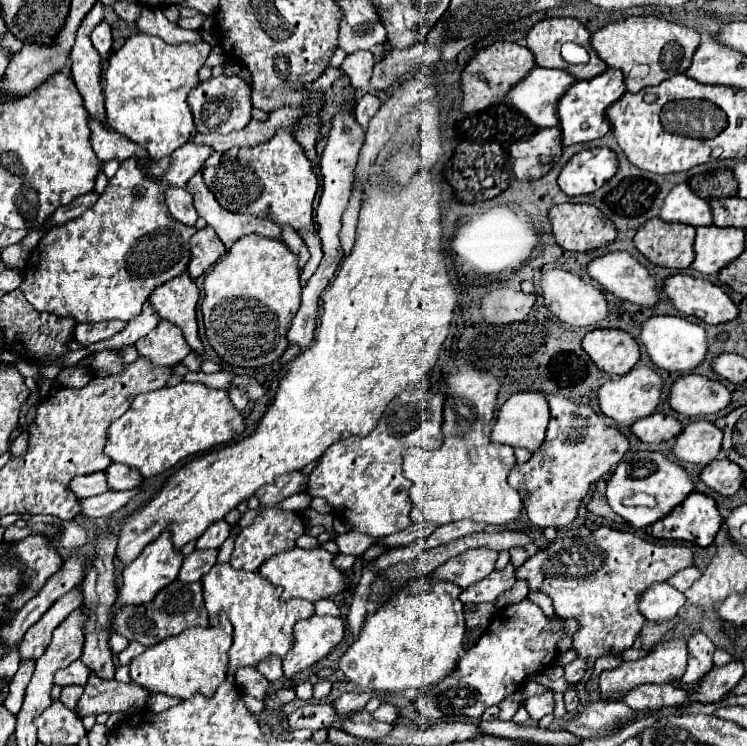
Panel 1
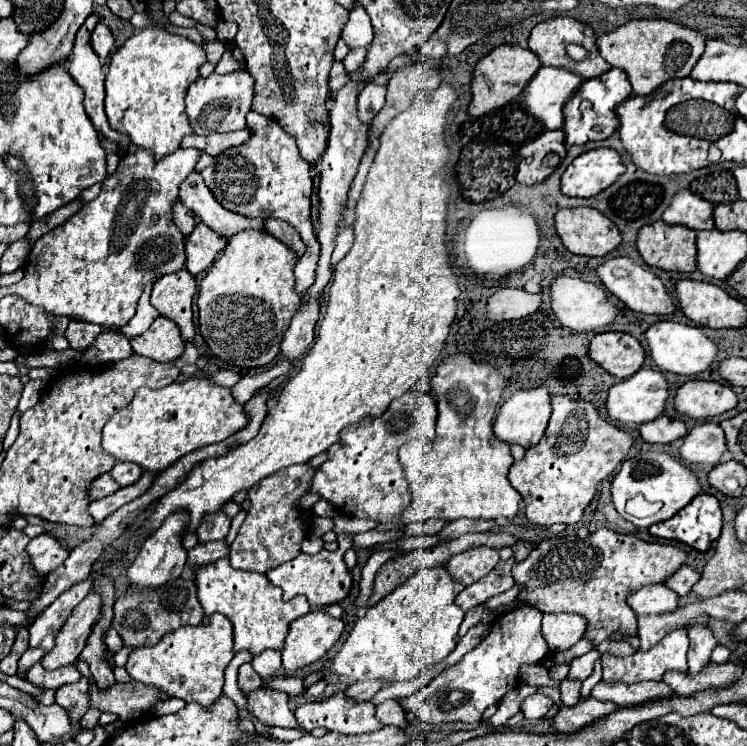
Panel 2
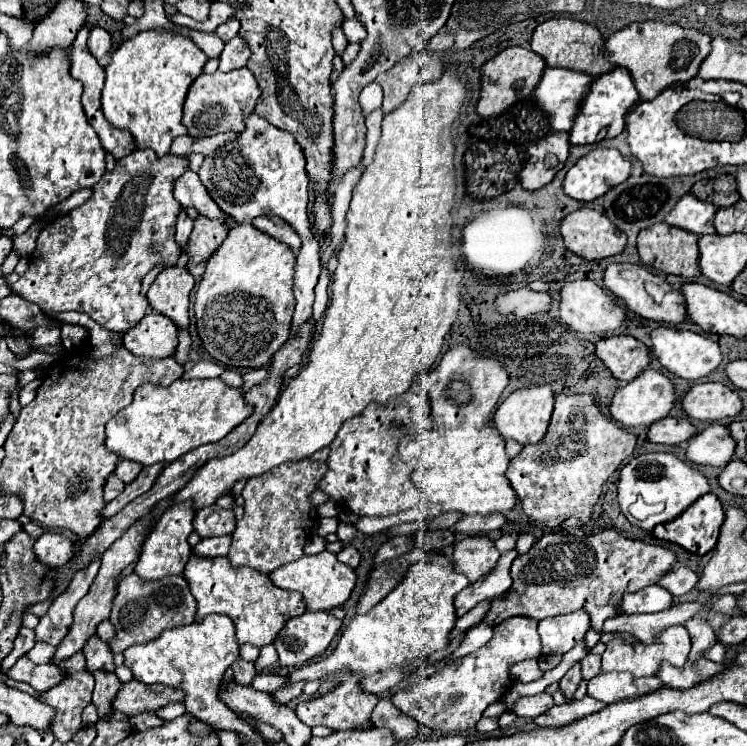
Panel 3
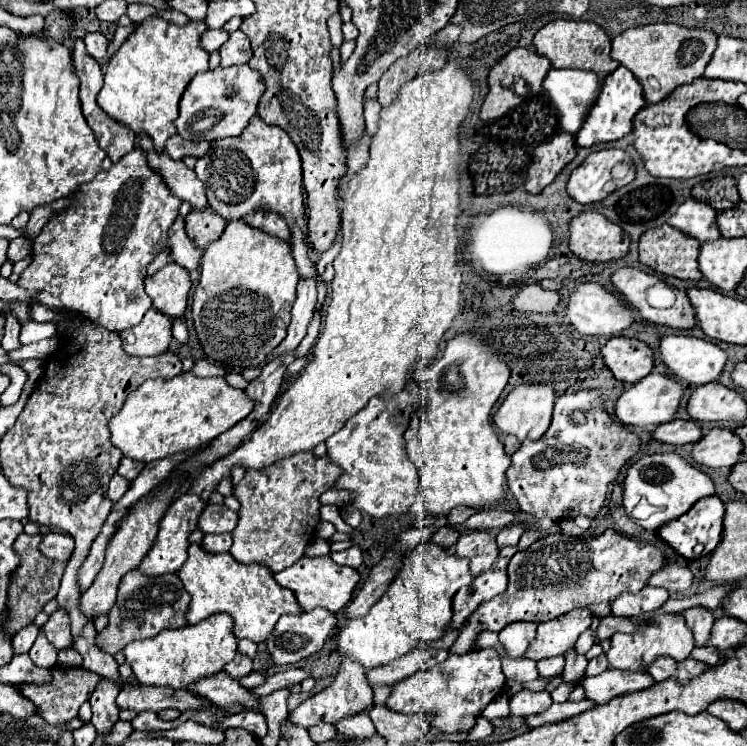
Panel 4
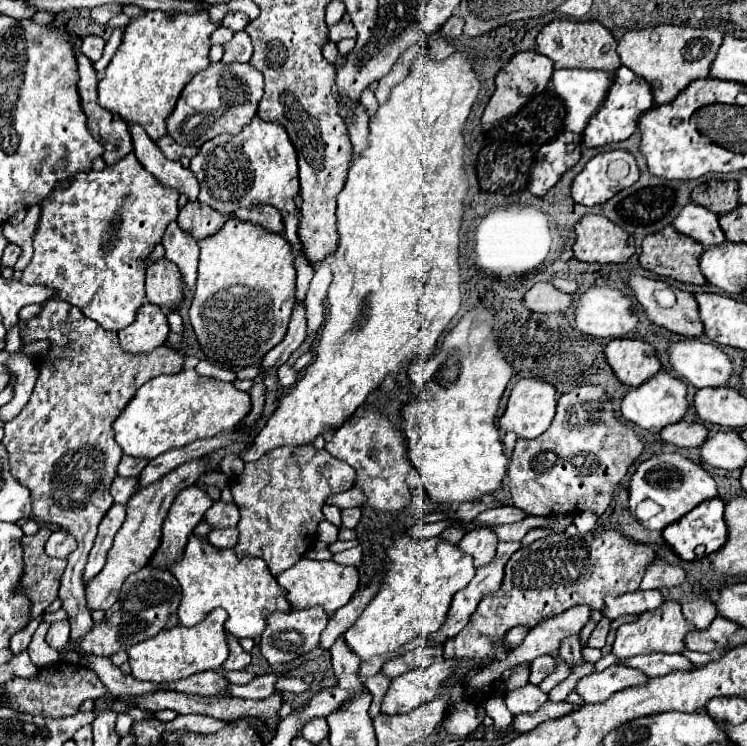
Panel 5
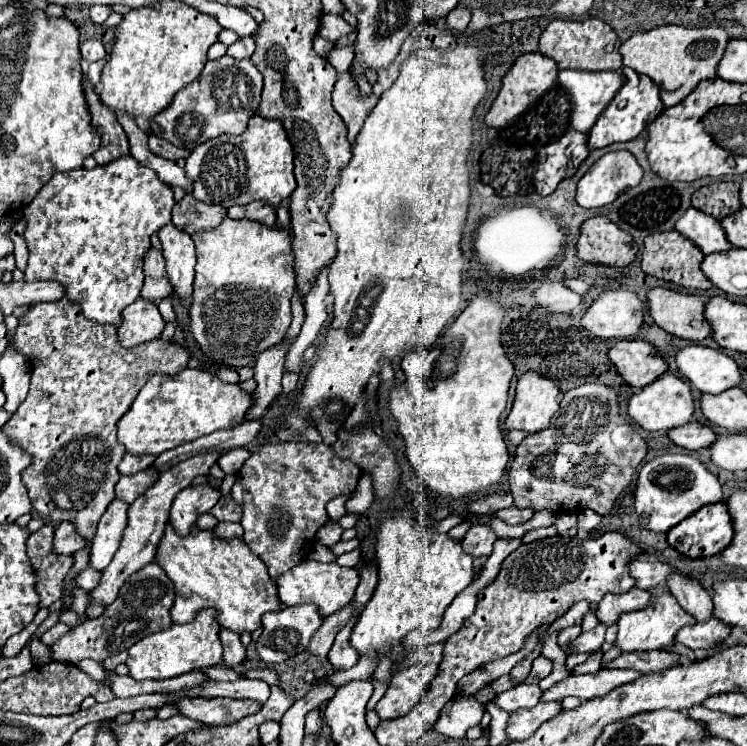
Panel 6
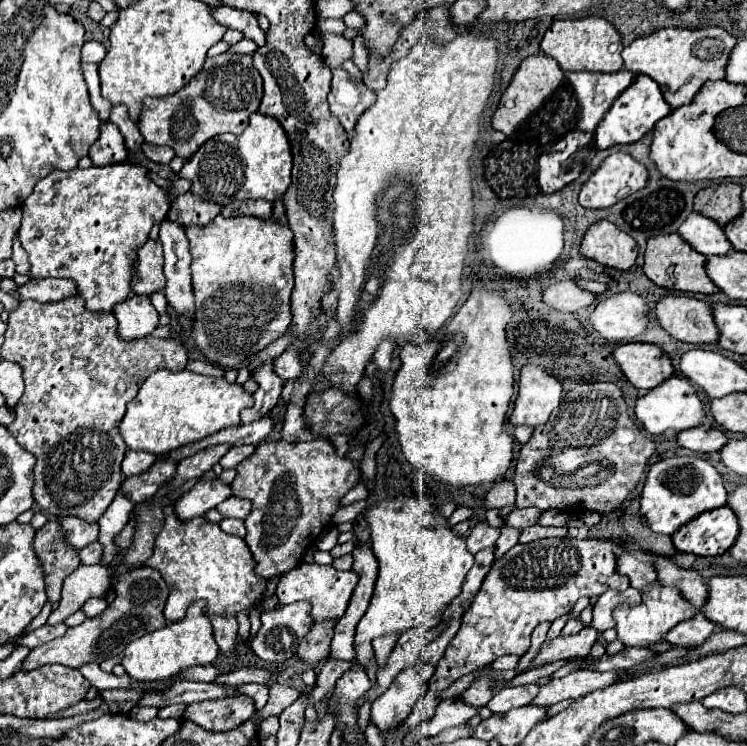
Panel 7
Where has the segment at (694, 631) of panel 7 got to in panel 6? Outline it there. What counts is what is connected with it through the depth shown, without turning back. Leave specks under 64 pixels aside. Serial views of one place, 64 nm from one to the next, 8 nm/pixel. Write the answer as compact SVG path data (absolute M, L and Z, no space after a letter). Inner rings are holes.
M712 618L712 620L704 620L704 624L696 622L680 628L680 632L676 634L676 642L688 646L690 650L712 652L726 640L728 634L730 634L730 628L720 620Z

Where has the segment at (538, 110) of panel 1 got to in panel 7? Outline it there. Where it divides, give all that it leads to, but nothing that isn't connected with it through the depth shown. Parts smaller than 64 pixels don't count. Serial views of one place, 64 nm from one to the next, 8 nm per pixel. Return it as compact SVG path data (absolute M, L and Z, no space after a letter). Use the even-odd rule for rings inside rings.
M618 70L614 74L566 72L564 82L572 88L578 102L576 128L594 132L598 122L606 116L612 102L636 80L636 72Z

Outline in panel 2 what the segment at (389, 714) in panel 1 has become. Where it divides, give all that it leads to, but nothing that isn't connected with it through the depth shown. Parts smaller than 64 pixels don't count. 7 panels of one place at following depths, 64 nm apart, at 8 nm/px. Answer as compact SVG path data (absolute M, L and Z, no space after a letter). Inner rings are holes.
M386 700L376 706L376 718L384 726L396 726L396 728L406 728L406 714L402 712L400 704L396 700Z

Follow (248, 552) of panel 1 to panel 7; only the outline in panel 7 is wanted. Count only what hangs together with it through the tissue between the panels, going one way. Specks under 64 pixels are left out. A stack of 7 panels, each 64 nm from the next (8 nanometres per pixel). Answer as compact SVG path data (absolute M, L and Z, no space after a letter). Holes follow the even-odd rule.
M328 440L264 442L236 466L236 472L234 496L254 504L244 520L248 530L244 540L256 560L256 574L266 580L300 564L304 552L314 546L318 534L340 508L344 494L360 480L358 468L348 458L340 458Z

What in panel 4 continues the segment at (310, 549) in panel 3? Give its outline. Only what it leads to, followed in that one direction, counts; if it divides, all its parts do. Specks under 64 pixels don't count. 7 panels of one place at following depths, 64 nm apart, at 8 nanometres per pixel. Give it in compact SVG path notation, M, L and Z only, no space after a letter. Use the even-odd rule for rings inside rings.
M316 538L316 540L306 548L304 556L328 556L328 554L330 554L330 548L328 548L328 546L330 546L330 544L328 544L326 540Z

